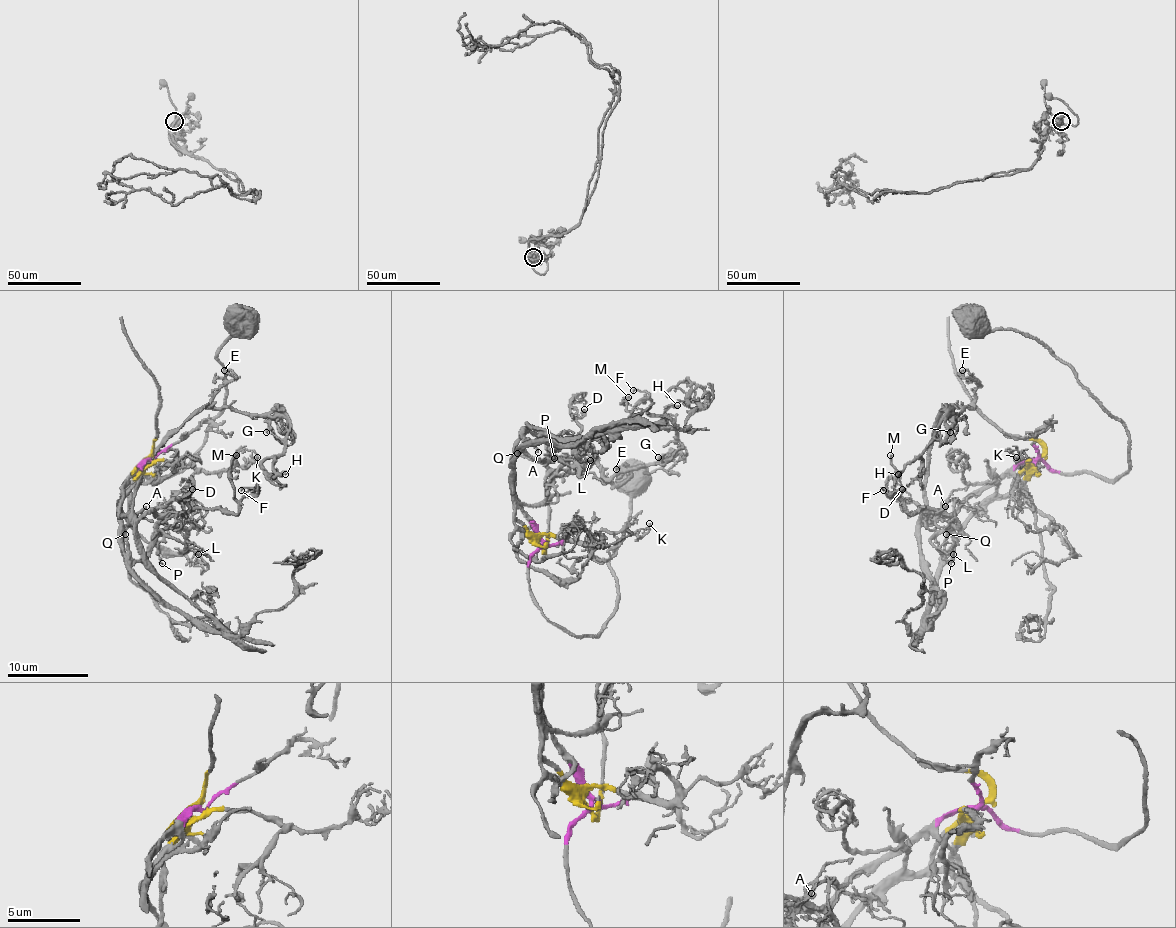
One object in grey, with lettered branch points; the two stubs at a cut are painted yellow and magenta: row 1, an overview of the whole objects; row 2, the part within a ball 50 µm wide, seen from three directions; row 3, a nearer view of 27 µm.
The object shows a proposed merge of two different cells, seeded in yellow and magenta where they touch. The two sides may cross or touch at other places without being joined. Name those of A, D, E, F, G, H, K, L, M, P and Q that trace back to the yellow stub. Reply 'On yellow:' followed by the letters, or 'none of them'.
On yellow: K, L, P, Q

